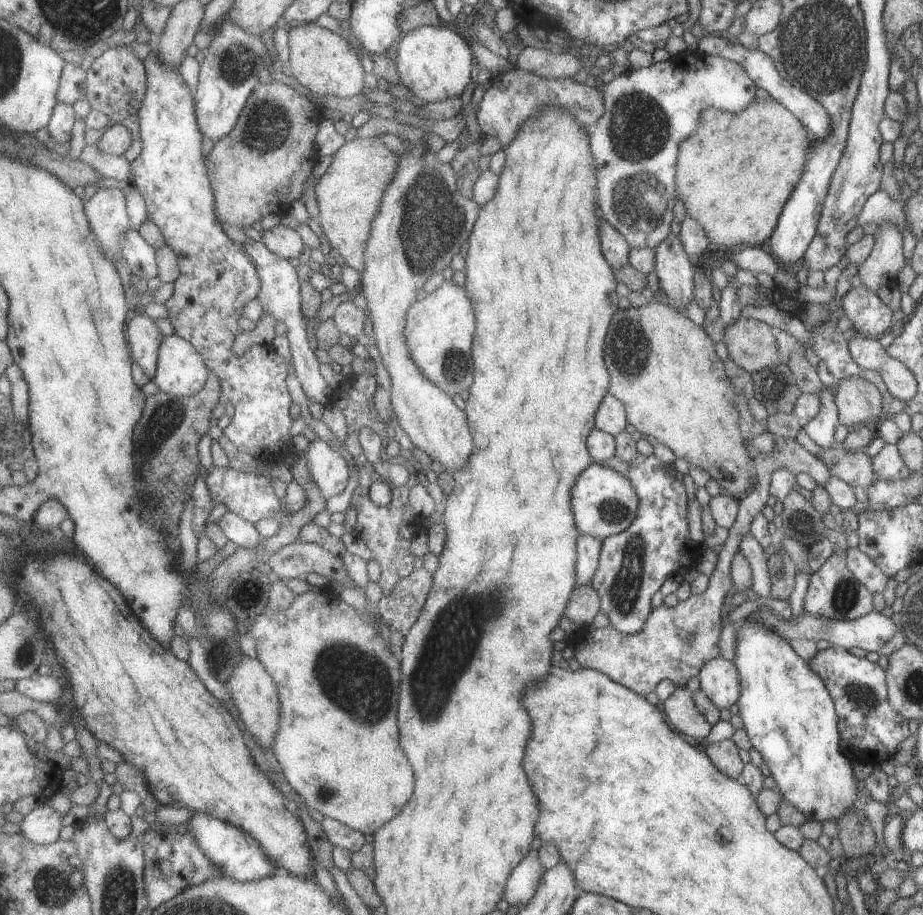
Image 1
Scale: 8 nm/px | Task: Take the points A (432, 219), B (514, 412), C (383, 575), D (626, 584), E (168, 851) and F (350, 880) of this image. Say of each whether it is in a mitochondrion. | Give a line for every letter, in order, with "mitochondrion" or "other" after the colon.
A: mitochondrion
B: other
C: other
D: mitochondrion
E: other
F: other

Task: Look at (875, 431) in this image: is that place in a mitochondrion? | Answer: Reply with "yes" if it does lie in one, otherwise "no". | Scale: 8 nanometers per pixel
no

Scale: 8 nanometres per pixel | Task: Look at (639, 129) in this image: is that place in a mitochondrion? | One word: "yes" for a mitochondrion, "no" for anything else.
yes

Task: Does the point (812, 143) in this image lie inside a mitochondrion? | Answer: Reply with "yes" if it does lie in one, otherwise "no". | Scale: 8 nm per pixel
no

